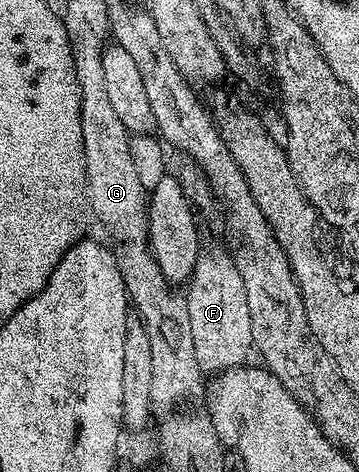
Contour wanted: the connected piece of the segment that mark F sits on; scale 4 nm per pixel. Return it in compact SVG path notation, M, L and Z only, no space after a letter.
M202 246L197 253L195 269L187 280L187 313L191 313L191 341L195 341L195 361L201 366L202 372L220 373L232 367L240 367L254 350L253 334L251 333L251 309L247 309L247 289L243 289L243 277L239 277L239 269L233 264L233 258L224 246Z

